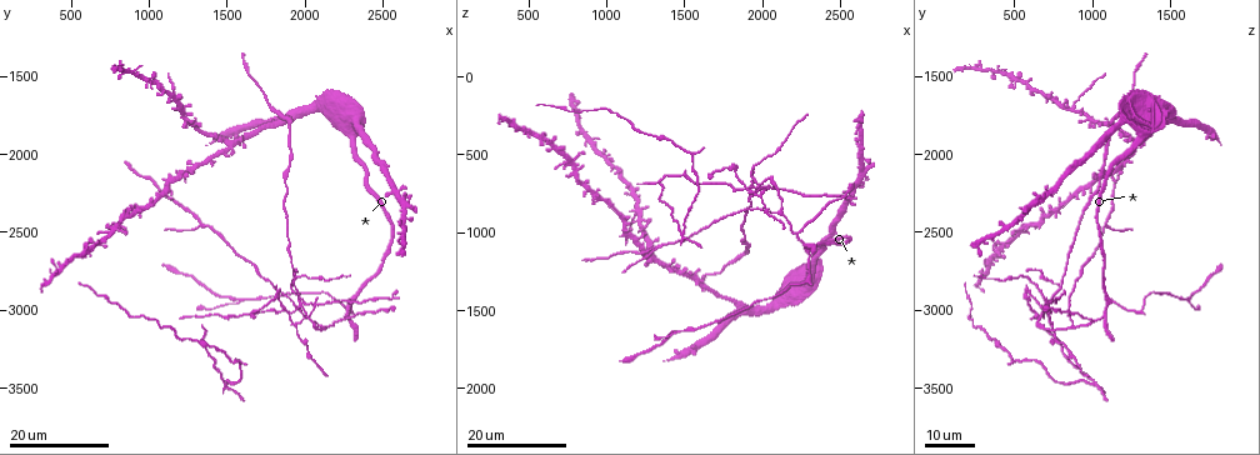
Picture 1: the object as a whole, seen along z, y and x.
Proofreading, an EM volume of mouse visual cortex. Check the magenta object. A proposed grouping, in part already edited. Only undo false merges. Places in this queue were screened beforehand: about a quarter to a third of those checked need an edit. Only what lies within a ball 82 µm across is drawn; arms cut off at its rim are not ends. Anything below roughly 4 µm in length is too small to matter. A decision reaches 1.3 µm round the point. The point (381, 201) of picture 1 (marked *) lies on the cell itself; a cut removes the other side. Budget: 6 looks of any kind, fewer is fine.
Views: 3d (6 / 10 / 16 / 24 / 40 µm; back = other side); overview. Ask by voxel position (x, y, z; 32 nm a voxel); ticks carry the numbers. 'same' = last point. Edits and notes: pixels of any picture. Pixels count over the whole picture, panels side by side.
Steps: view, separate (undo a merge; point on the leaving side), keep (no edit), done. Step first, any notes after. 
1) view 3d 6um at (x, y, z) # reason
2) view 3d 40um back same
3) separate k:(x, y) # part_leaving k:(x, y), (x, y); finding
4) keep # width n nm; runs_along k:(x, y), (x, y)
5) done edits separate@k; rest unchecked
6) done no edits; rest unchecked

view 3d 16um at (1600, 2940, 1620) # side arm on a straight run

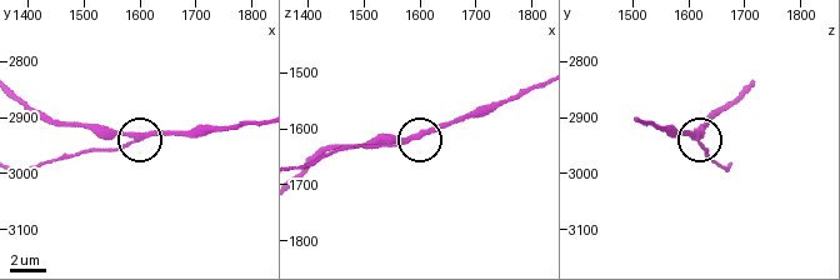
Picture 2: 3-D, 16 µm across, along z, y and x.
view 3d 6um at (1580, 2945, 1615) # closer look

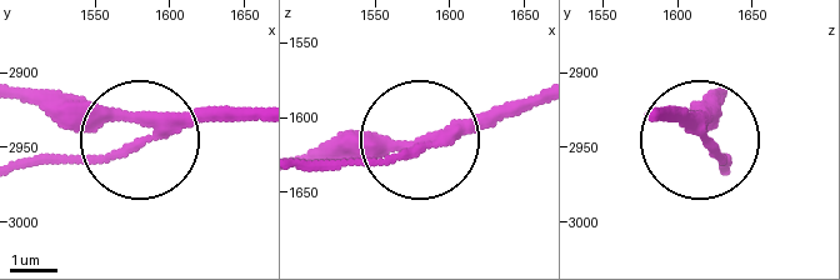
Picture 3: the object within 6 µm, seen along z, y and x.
keep # side_arm 10 um; arms 3; all the same cell

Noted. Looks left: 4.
view 3d 24um at (1340, 2460, 1080) # three-way junction

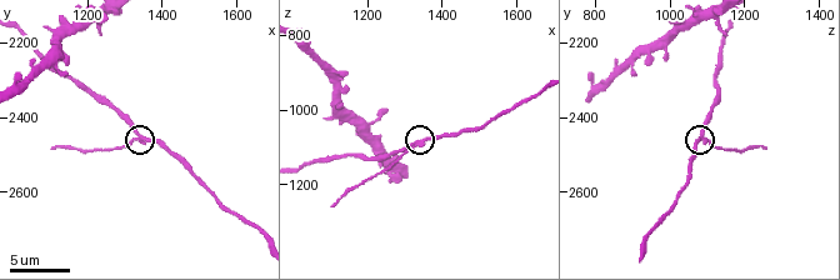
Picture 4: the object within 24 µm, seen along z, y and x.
view 3d 10um at (1340, 2450, 1090)

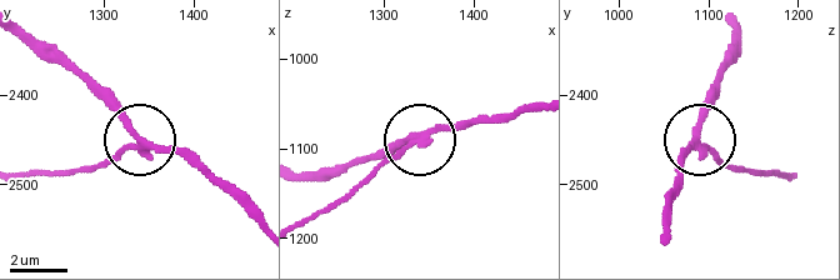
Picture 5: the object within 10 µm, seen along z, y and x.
separate 5:(109, 159) # part_leaving 5:(138, 143), (68, 171), (25, 171); two cells meet here

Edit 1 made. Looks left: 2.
view 3d 24um at (2280, 2940, 1140)

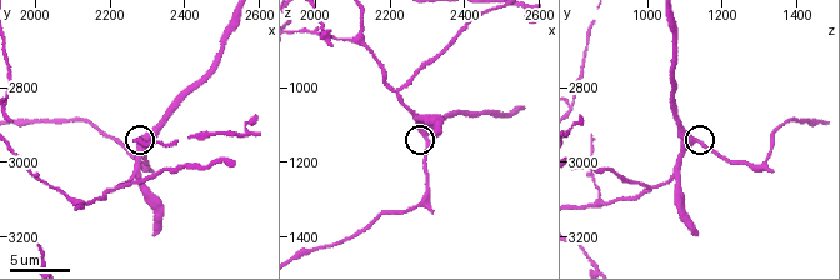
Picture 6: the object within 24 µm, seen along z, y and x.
view 3d 6um at (2290, 2940, 1130) # closer look

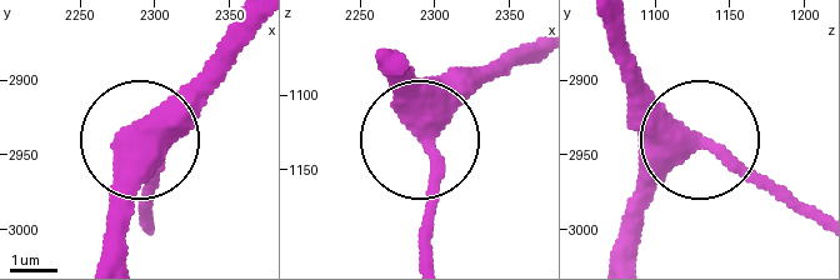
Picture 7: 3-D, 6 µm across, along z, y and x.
keep # side_arm 56 um; all the same cell

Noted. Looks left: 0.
done edits separate@5; rest unchecked

